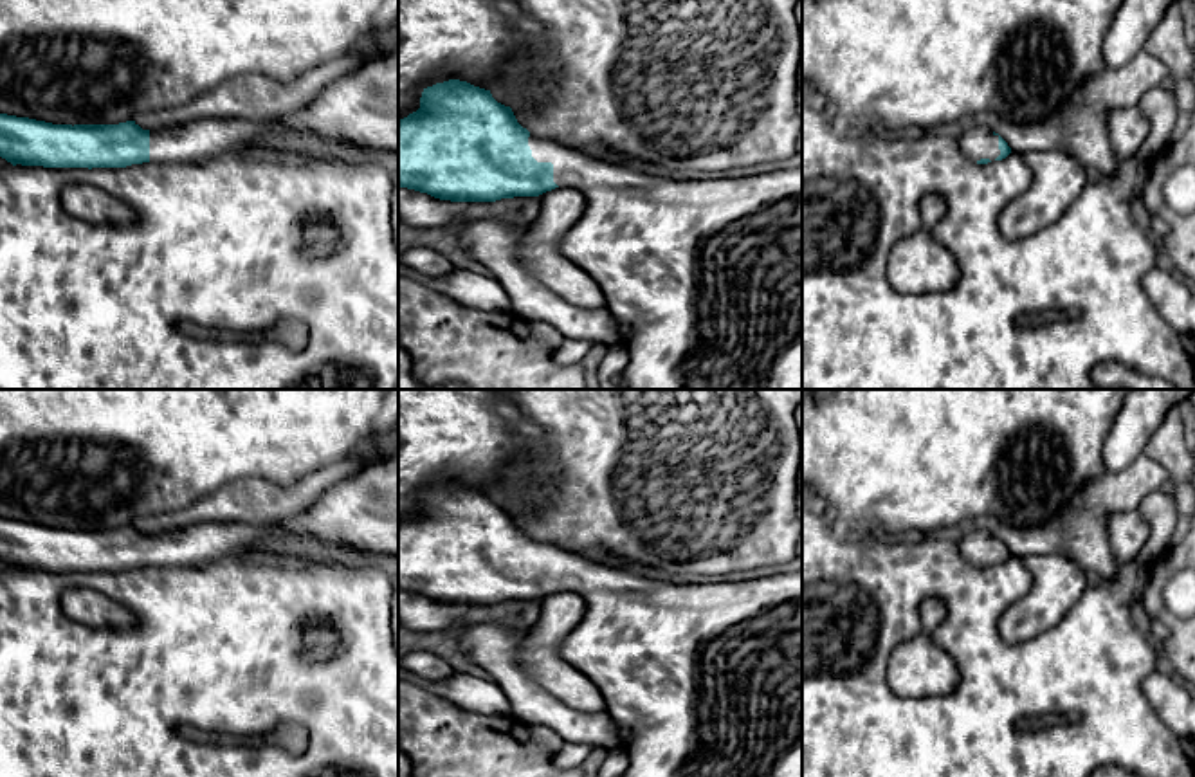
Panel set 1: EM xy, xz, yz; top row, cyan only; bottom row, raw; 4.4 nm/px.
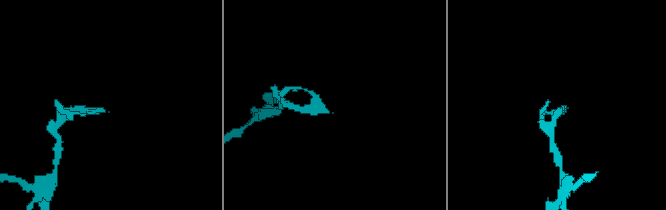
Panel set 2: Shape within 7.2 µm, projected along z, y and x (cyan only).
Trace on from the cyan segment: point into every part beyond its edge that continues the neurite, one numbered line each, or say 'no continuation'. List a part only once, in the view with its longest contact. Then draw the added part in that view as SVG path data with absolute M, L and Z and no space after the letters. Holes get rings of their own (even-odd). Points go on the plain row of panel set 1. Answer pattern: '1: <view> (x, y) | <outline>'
1: xz (419, 613) | M398 590L398 624L413 631L458 631L469 624L503 622L526 635L541 618L537 600L514 600L496 606L451 606Z

